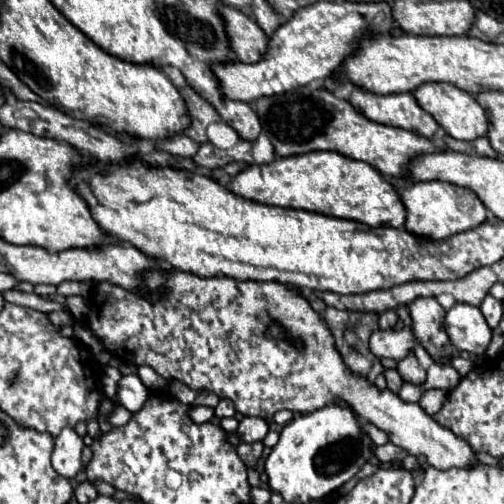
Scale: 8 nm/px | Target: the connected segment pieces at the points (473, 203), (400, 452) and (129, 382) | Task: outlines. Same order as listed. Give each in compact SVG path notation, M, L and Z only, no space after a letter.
M437 180L435 182L417 182L403 190L401 200L407 210L405 230L415 236L425 236L433 240L441 240L457 232L471 230L483 224L487 218L487 208L469 188L459 188L449 182L437 182Z
M388 442L375 448L375 456L379 458L380 462L393 462L393 460L403 460L407 456L407 452L392 442Z
M127 374L121 376L119 384L117 384L117 402L123 404L129 412L137 412L143 402L147 400L149 390L143 386L143 382L139 380L137 374Z

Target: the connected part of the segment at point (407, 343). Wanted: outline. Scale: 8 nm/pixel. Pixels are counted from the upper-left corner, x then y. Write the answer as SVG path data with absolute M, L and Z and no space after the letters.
M403 328L399 332L395 330L375 330L369 338L369 350L377 358L393 358L401 360L407 356L407 352L415 346L415 338L411 328Z

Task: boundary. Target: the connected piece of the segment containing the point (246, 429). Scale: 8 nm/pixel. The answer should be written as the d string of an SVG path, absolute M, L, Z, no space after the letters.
M243 418L239 422L239 428L237 428L237 434L243 442L251 444L251 442L257 442L257 440L263 440L265 434L267 434L267 422L263 418Z

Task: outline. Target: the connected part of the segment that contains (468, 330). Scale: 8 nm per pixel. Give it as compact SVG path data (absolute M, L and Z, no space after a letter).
M455 304L447 310L445 330L459 350L475 356L483 354L491 344L491 328L483 322L481 310L469 304Z

